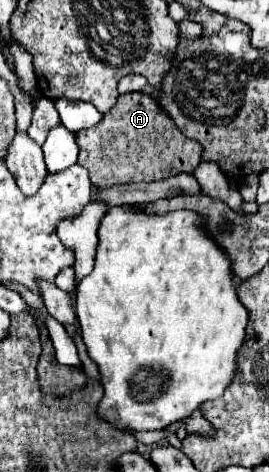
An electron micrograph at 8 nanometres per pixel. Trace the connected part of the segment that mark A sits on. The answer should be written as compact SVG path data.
M146 92L118 96L114 108L104 114L96 128L82 130L76 136L80 146L78 162L90 172L90 180L98 188L128 182L154 182L168 178L170 174L194 172L202 162L202 146L196 140L182 136L176 124Z

